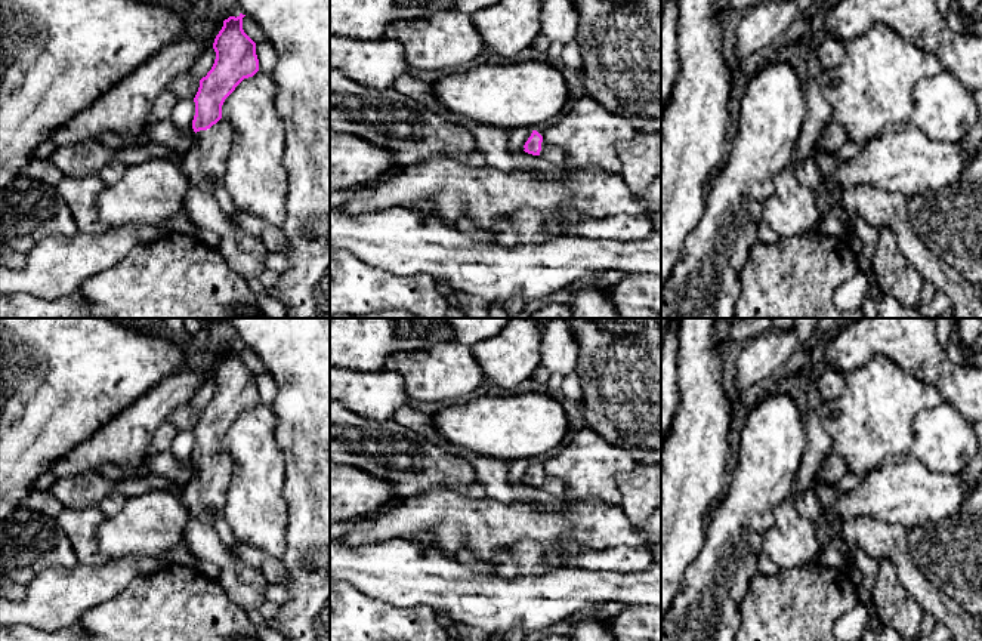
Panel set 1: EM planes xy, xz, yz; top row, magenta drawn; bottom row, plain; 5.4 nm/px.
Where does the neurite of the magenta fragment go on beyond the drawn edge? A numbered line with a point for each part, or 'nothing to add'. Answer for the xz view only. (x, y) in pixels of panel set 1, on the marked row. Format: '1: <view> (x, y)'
1: xz (553, 154)

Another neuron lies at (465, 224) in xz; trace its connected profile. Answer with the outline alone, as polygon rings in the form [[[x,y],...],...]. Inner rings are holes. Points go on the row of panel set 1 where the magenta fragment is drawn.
[[[467,216],[458,219],[456,222],[456,226],[461,231],[466,231],[467,234],[470,234],[472,237],[475,237],[481,241],[494,241],[495,240],[494,232],[476,228]]]

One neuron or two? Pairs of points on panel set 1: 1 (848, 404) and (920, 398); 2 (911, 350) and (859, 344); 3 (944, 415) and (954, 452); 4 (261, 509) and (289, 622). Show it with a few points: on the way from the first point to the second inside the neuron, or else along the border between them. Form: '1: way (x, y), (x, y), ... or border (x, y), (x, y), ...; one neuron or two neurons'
1: way (865, 404), (877, 404), (888, 398), (902, 398); one neuron
2: way (898, 344), (873, 344); one neuron
3: way (944, 424), (945, 443); one neuron
4: border (287, 524), (287, 546), (280, 558); two neurons

